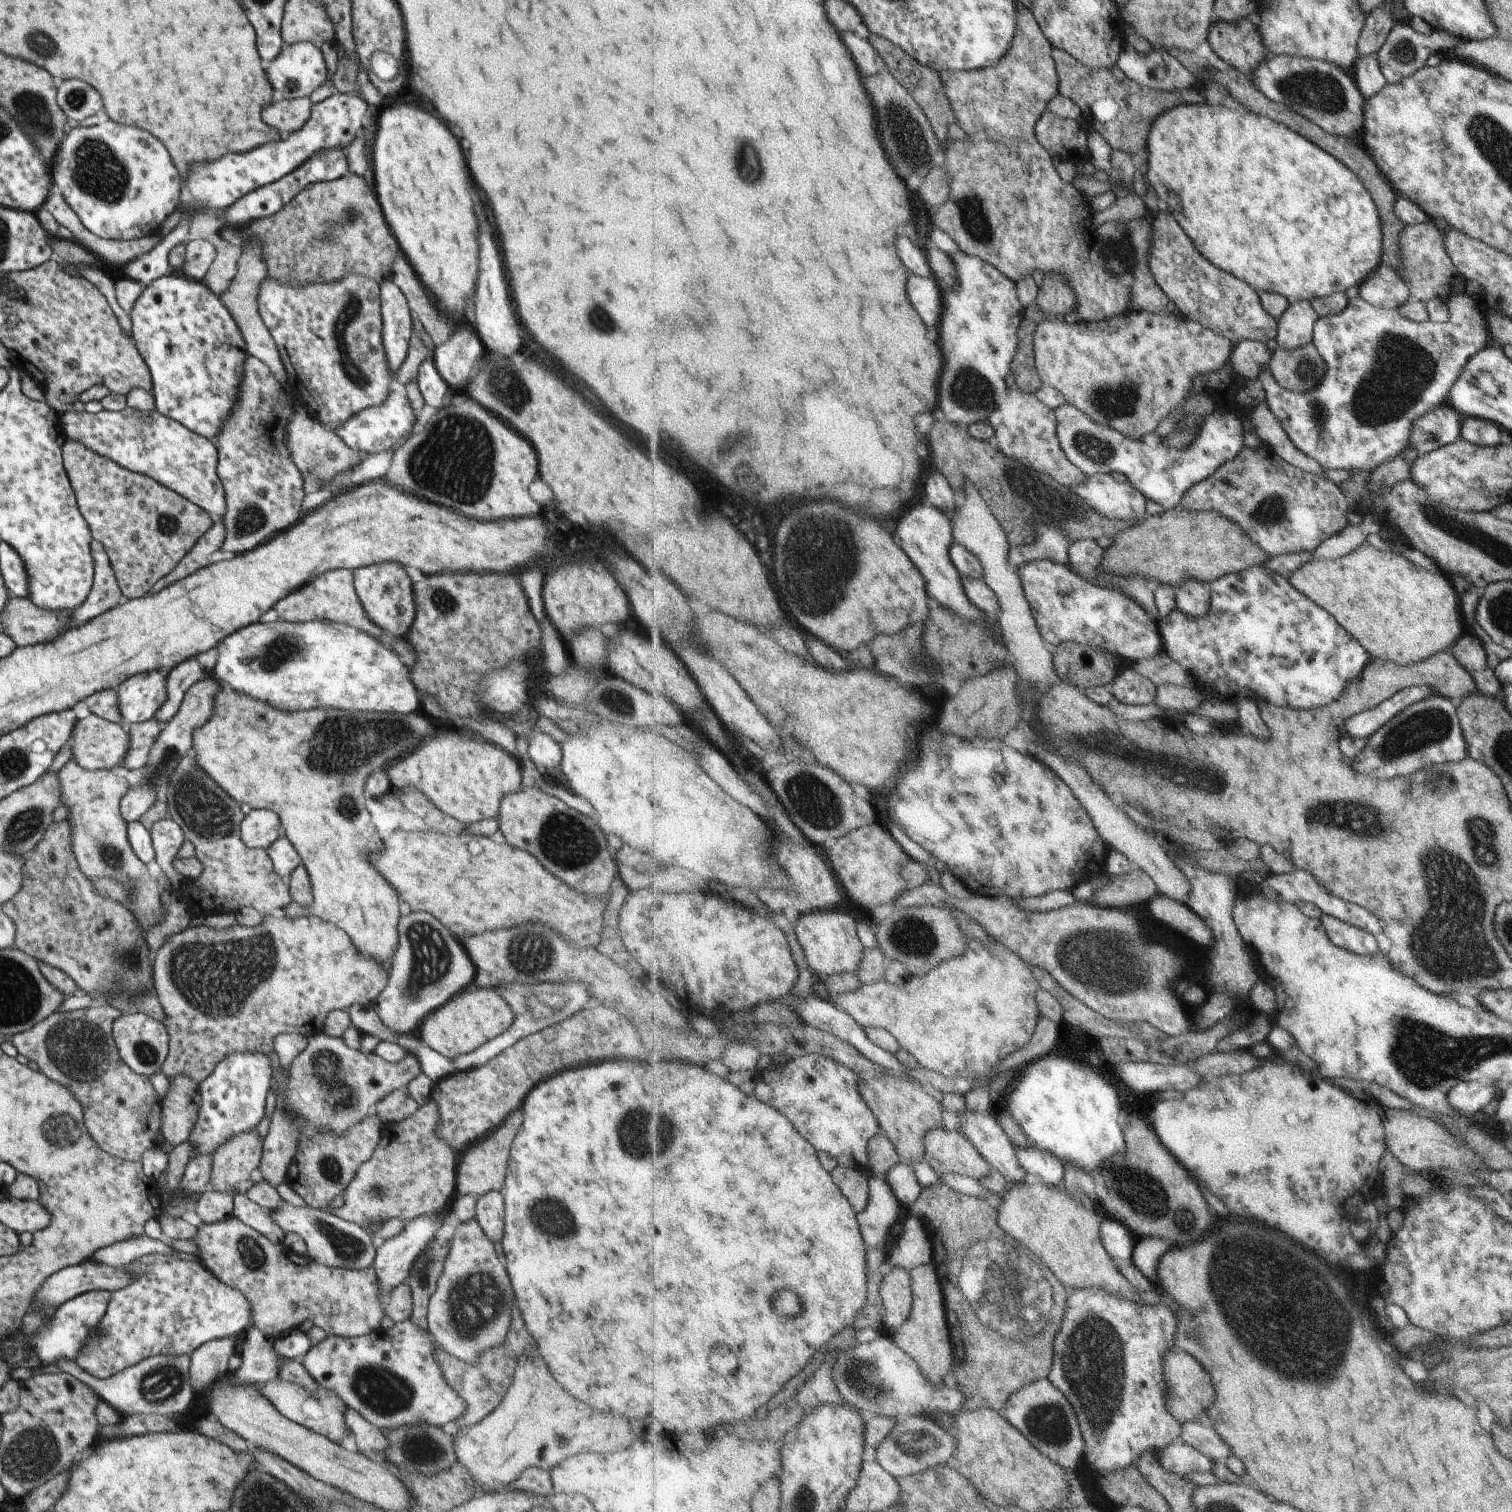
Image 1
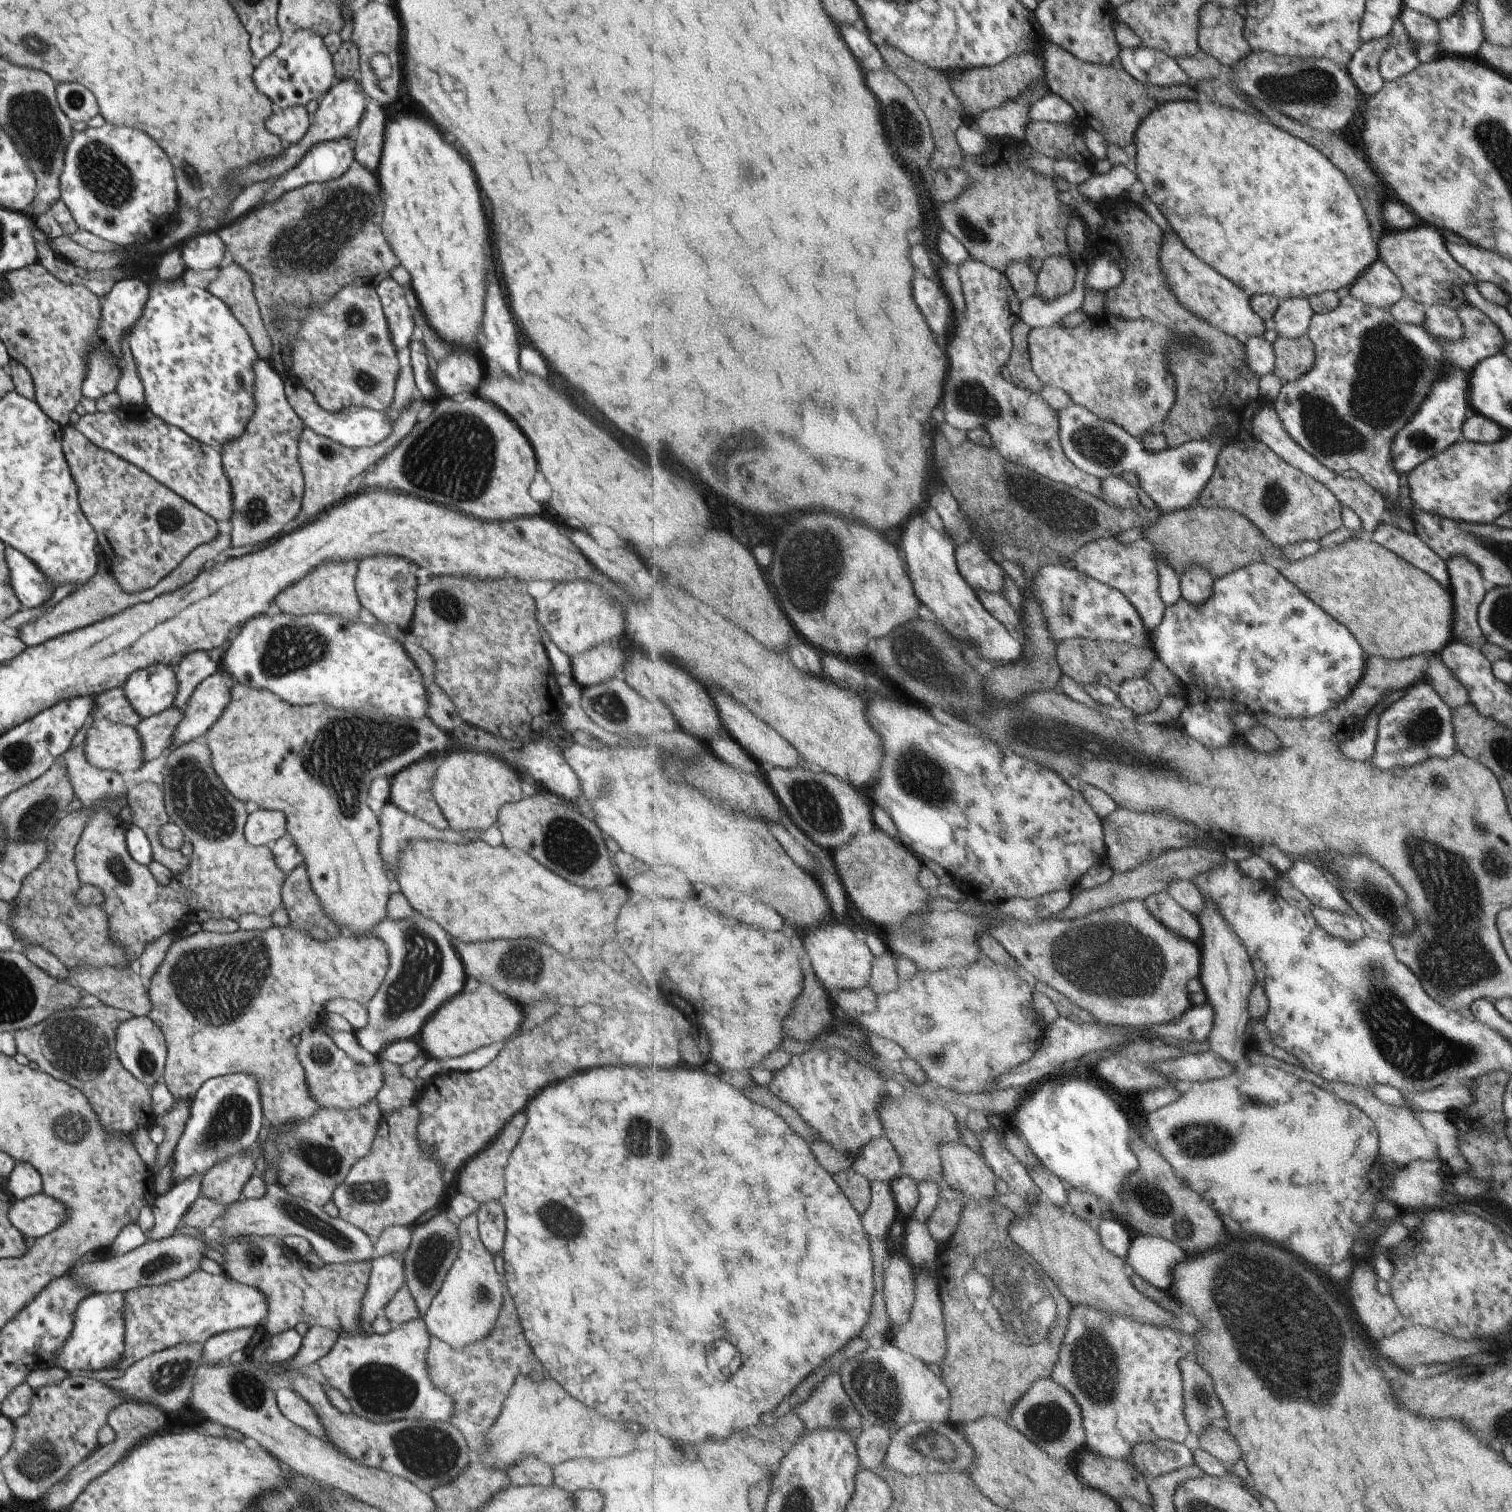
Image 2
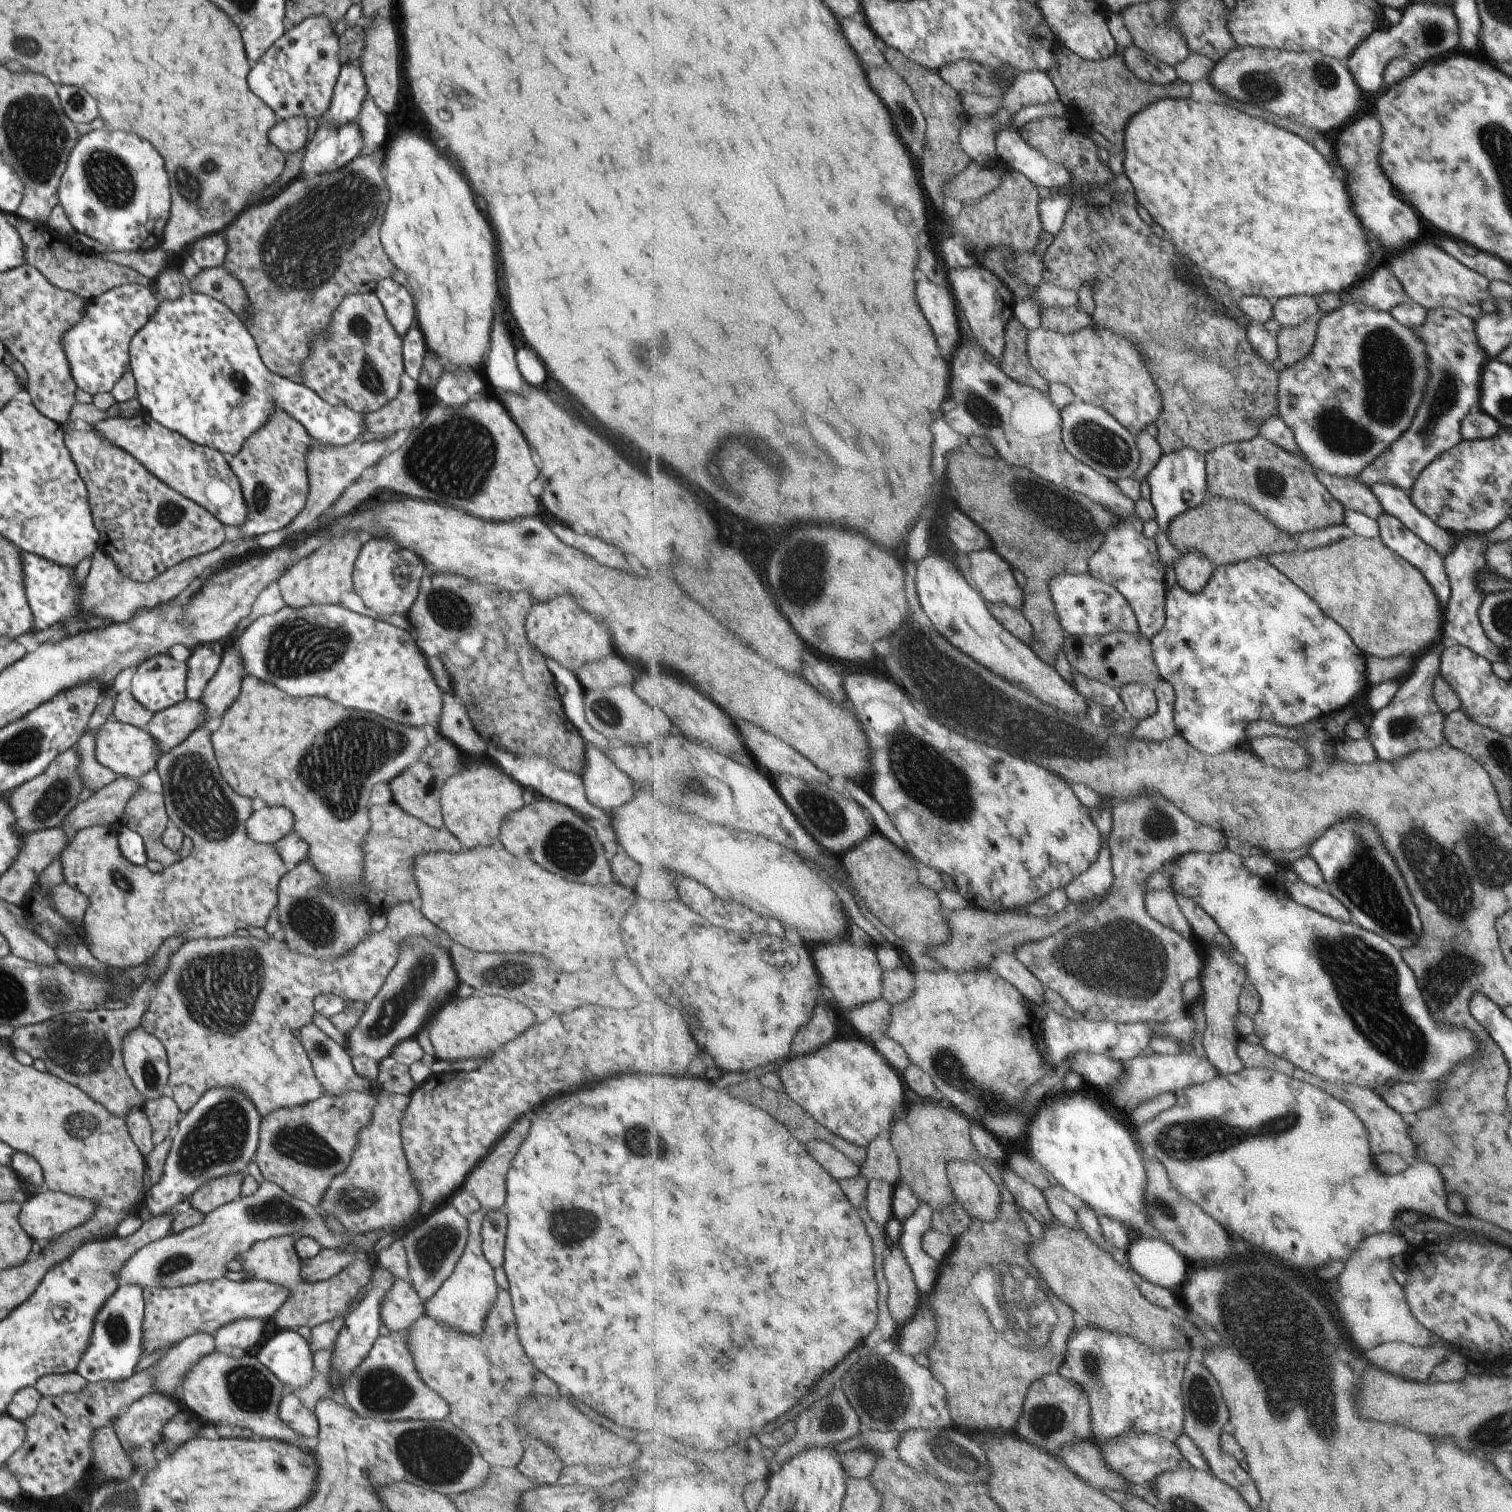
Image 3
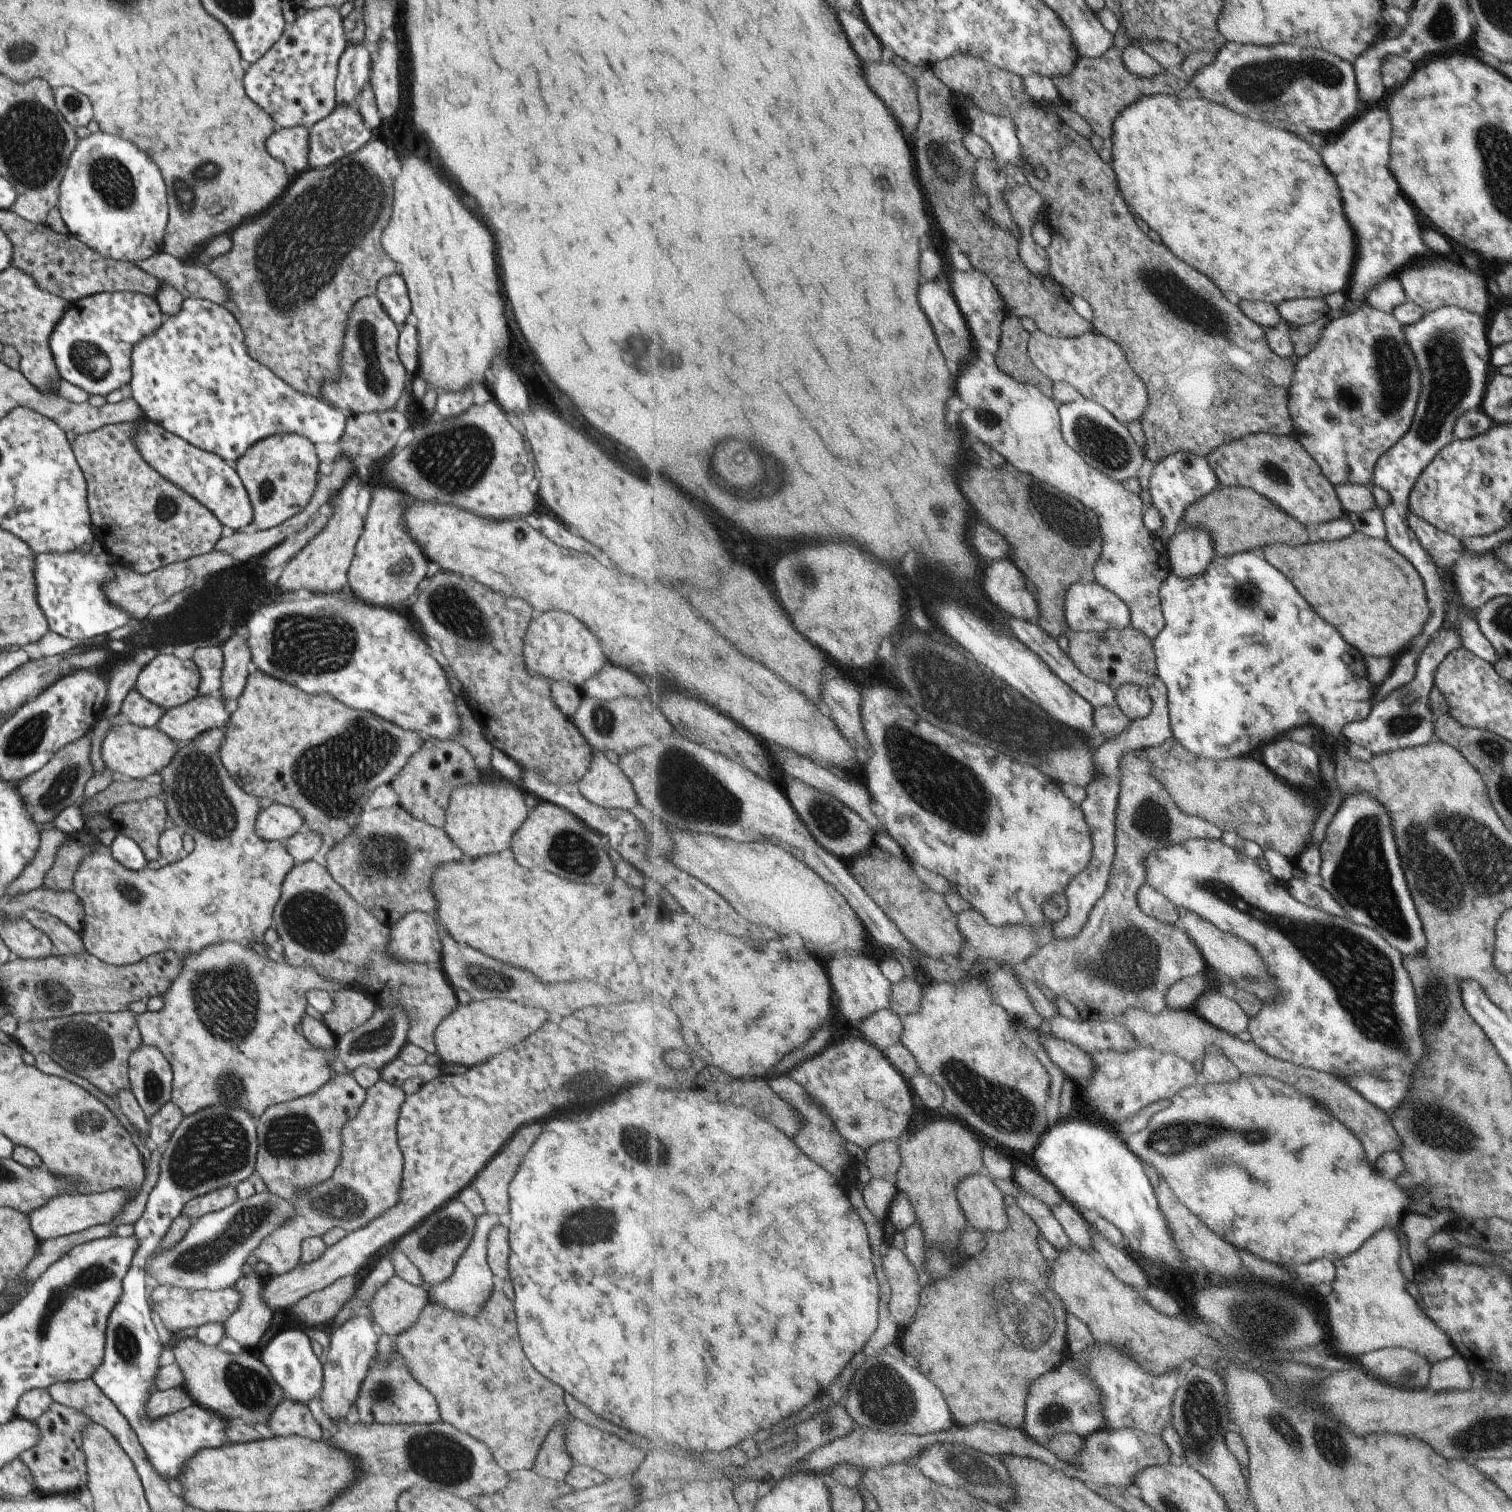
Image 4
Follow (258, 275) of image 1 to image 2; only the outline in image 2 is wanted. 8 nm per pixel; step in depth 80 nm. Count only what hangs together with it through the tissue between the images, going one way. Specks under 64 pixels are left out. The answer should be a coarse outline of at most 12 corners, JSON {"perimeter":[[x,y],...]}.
{"perimeter":[[235,263],[207,284],[249,335],[258,358],[270,362],[248,274]]}

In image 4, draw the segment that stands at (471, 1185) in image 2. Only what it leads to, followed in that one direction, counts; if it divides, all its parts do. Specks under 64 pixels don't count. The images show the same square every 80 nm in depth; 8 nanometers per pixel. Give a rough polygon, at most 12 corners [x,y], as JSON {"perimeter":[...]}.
{"perimeter":[[539,1124],[517,1130],[470,1184],[486,1212],[506,1219],[507,1194]]}

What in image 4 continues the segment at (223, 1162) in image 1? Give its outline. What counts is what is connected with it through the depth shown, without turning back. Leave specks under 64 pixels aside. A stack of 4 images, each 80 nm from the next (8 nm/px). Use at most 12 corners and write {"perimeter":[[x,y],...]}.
{"perimeter":[[235,1187],[211,1190],[183,1206],[180,1216],[193,1222],[230,1206]]}

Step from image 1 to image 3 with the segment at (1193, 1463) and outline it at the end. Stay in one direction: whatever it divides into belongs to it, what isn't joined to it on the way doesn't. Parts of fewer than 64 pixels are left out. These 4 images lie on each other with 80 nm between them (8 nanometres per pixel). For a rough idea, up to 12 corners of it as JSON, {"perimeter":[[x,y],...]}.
{"perimeter":[[1125,1434],[1101,1450],[1137,1486],[1185,1460],[1173,1440]]}

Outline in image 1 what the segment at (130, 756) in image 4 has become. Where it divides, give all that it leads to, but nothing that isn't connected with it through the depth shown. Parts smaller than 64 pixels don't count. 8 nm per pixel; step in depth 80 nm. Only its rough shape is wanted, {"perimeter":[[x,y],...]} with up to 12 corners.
{"perimeter":[[89,714],[71,728],[79,768],[123,762],[129,738],[119,723]]}

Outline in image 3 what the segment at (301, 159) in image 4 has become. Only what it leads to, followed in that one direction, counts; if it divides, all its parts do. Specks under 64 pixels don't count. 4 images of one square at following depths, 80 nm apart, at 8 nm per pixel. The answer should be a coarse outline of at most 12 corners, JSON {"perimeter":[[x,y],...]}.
{"perimeter":[[301,116],[277,118],[268,131],[271,144],[287,158],[305,146]]}

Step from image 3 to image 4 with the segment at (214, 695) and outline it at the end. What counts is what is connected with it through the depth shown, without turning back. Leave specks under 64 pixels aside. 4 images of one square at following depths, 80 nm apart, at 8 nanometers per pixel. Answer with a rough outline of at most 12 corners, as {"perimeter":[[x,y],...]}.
{"perimeter":[[244,629],[220,648],[219,694],[227,714],[235,711],[251,654]]}

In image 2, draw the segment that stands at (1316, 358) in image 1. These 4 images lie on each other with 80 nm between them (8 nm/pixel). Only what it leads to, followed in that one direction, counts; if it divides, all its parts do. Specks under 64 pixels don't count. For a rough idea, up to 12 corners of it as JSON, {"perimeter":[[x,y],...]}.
{"perimeter":[[1310,333],[1278,334],[1275,373],[1282,382],[1313,368]]}

